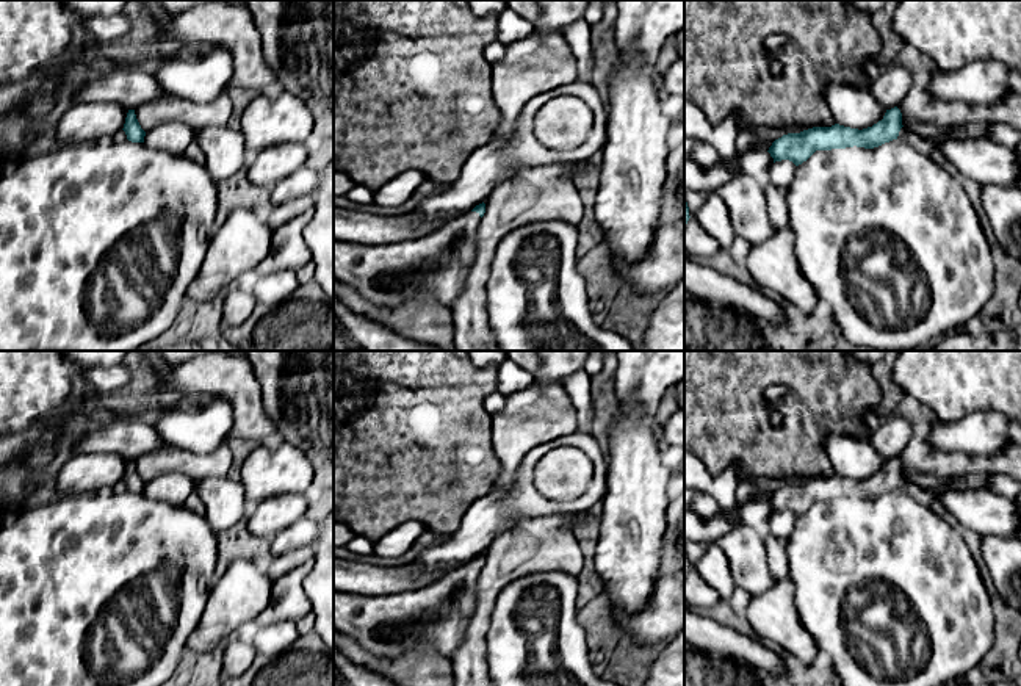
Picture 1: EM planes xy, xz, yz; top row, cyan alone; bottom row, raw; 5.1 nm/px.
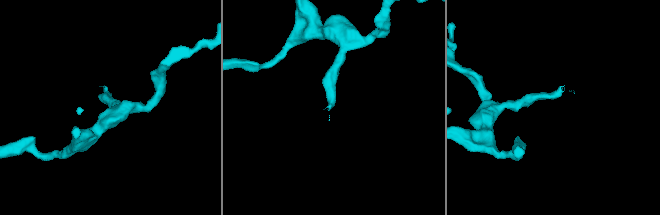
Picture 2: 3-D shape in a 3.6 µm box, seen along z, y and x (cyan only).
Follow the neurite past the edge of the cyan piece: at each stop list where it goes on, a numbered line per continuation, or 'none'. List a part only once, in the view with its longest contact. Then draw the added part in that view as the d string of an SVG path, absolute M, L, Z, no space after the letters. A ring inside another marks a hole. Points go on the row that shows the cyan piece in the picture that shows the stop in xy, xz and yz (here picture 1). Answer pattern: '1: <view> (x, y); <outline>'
1: xz (387, 276); M470 210L428 236L385 246L334 240L334 276L377 309L429 296L453 310L474 260L479 221Z

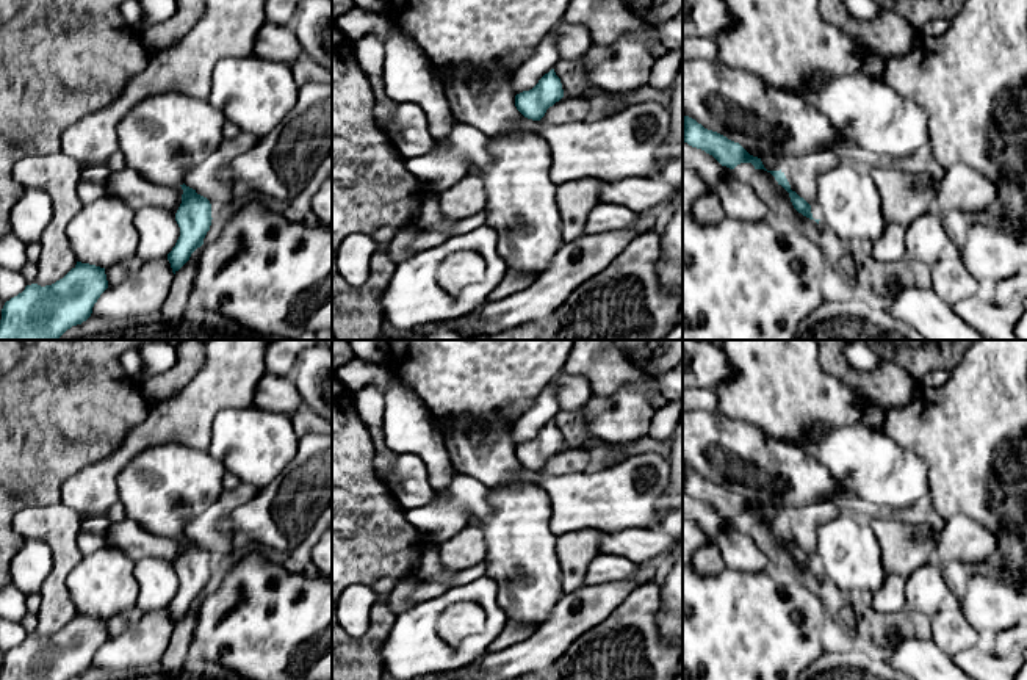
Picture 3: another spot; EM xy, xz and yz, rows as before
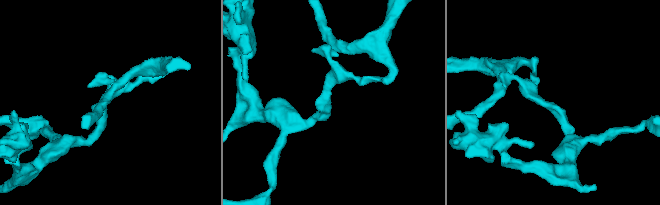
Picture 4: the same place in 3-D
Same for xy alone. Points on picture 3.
none

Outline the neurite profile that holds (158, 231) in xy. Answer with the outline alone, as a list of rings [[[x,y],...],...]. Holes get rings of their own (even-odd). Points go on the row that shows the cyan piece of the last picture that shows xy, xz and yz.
[[[144,207],[135,215],[139,233],[136,259],[142,262],[168,257],[180,237],[180,227],[171,212]]]

